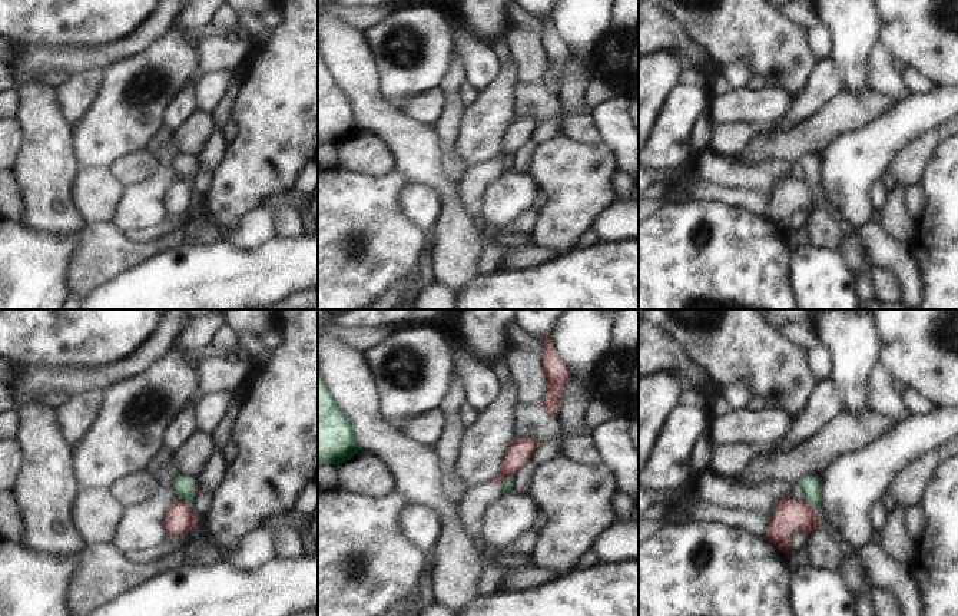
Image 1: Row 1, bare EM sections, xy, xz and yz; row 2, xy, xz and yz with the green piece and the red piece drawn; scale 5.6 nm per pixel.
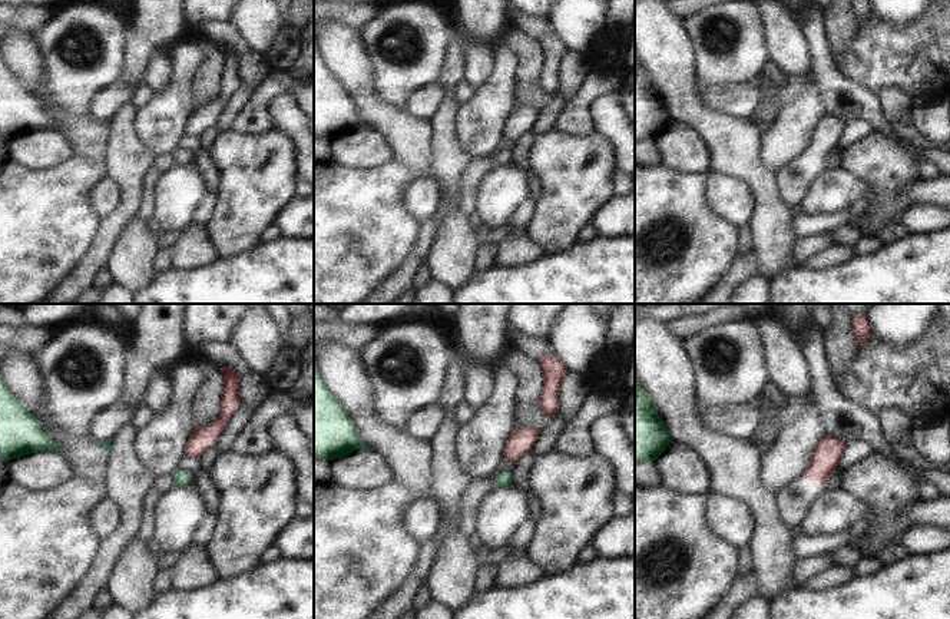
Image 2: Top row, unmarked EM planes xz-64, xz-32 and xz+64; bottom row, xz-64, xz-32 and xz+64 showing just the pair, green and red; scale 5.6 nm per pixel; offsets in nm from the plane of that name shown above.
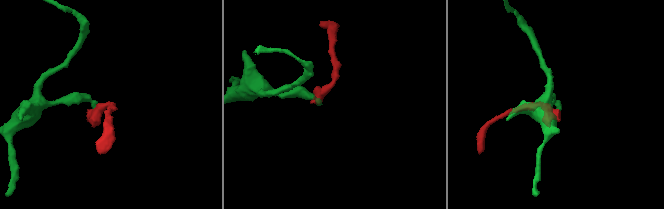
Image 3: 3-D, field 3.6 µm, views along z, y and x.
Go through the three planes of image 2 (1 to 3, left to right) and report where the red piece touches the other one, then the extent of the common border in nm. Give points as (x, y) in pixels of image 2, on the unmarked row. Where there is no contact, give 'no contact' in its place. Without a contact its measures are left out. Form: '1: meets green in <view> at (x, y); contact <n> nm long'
1: no contact
2: no contact
3: no contact

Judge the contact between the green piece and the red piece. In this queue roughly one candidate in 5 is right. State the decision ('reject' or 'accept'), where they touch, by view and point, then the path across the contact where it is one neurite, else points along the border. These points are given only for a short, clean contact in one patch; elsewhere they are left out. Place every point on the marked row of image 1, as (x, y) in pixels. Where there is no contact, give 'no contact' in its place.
reject | yz (811, 506) | along yz (805, 500), (809, 506), (818, 507)

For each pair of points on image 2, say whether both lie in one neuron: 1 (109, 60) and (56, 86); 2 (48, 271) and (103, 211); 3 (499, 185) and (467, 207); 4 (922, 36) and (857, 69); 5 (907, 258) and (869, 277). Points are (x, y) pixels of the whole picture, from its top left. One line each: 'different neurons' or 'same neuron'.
1: same neuron
2: different neurons
3: different neurons
4: same neuron
5: same neuron

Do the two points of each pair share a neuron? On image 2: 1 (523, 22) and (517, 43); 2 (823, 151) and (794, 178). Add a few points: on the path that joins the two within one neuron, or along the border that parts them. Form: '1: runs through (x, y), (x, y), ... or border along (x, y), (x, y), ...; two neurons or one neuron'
1: border along (513, 25), (538, 40); two neurons
2: runs through (816, 156), (801, 171); one neuron

